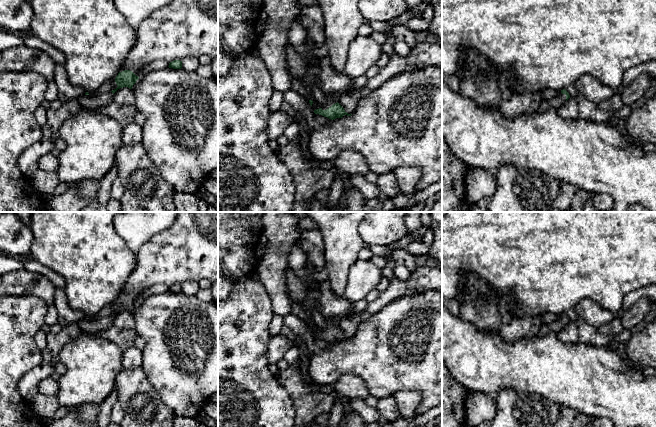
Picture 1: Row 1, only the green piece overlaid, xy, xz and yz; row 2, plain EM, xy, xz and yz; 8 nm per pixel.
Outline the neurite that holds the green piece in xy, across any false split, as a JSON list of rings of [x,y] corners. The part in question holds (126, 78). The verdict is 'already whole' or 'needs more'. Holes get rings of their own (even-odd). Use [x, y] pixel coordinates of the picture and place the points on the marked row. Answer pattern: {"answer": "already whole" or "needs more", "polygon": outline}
{"answer": "needs more", "polygon": [[[130,70],[119,72],[115,78],[115,82],[118,86],[116,89],[112,90],[111,92],[105,92],[99,95],[86,92],[83,96],[77,99],[78,104],[80,105],[81,109],[99,109],[113,101],[114,93],[118,89],[123,87],[132,89],[133,85],[138,79],[139,77]]]}

